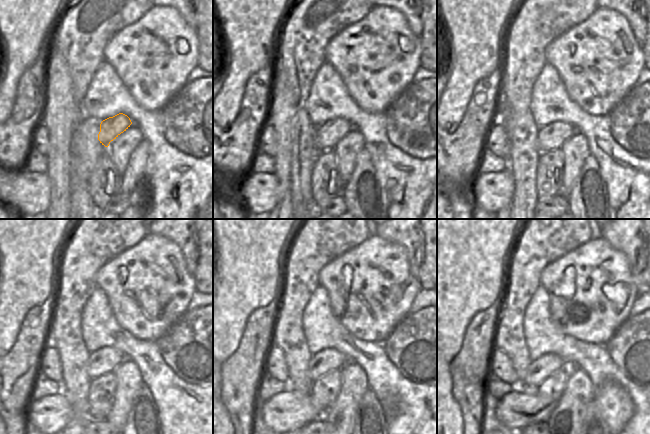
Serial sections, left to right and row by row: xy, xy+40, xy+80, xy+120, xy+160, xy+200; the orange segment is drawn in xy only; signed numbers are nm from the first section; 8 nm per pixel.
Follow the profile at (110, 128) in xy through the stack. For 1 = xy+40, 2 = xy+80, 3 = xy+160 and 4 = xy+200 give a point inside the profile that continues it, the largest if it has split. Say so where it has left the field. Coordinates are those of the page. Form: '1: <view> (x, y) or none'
1: xy+40 (327, 135)
2: xy+80 (551, 136)
3: xy+160 (327, 360)
4: xy+200 (544, 366)

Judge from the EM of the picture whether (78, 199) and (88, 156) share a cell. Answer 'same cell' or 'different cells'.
same cell

